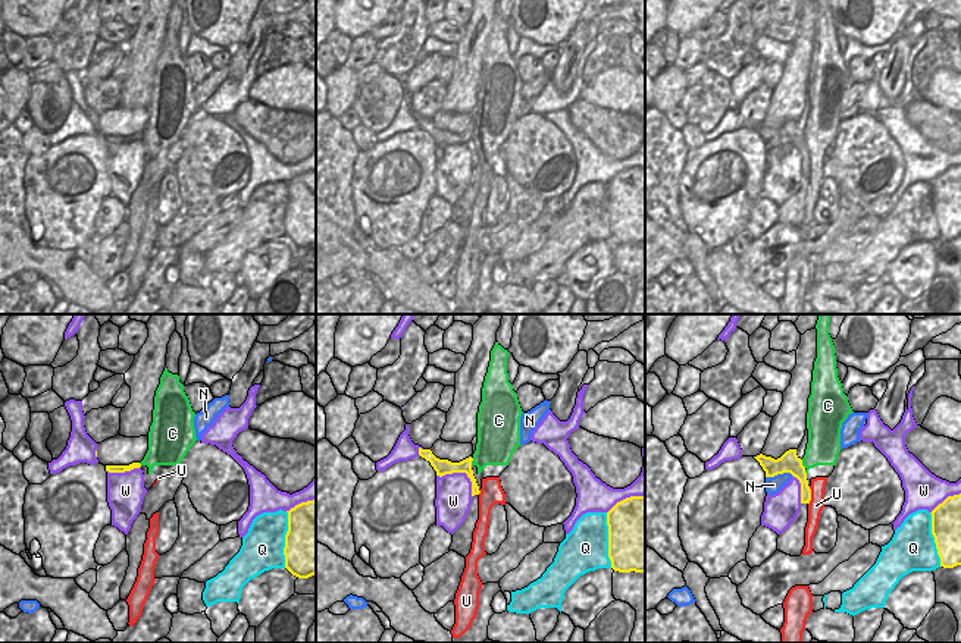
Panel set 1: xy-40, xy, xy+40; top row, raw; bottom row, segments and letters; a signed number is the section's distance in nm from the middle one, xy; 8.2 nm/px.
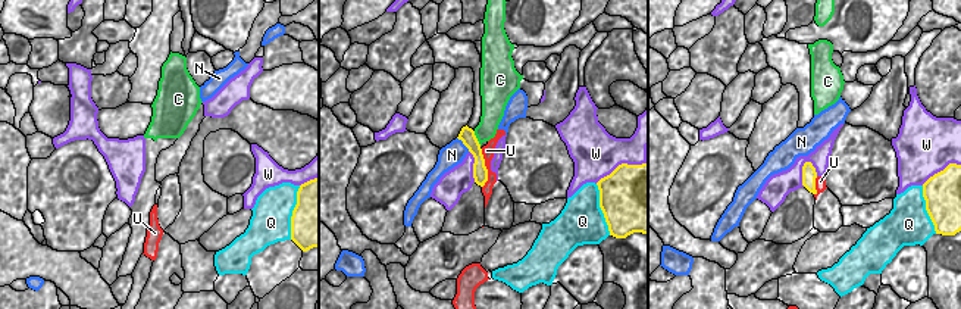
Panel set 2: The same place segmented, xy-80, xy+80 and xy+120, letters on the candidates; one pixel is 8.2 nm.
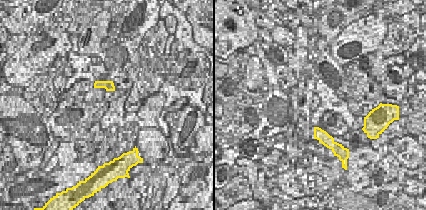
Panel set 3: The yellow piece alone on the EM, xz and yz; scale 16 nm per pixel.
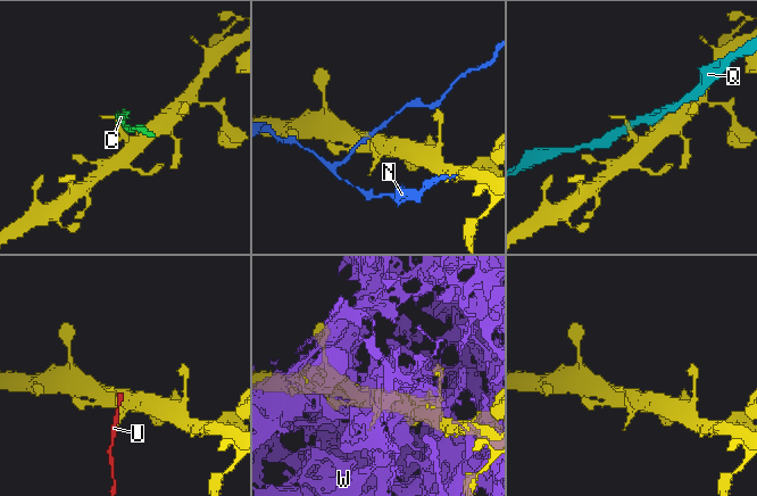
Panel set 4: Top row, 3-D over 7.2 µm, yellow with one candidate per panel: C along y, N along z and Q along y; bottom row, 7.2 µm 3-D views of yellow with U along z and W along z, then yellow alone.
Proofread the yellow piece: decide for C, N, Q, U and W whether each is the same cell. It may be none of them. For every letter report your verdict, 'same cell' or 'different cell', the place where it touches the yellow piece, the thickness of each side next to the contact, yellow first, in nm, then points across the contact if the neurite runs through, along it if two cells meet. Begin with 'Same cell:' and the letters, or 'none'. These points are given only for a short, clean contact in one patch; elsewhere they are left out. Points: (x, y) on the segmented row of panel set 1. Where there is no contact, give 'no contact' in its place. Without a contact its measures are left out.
Same cell: none
C: different cell | xy+40 (801, 464) | 170/280 nm | along xy+40 (801, 460), (805, 467)
N: different cell | xy+40 (779, 473) | 170/140 nm | along xy+40 (792, 474), (782, 473), (766, 477)
Q: different cell | xy-40 (285, 539) | 500/340 nm
U: different cell | xy+40 (810, 495) | 120/130 nm | along xy+40 (810, 486), (808, 504)
W: different cell | xy (463, 471) | 130/280 nm

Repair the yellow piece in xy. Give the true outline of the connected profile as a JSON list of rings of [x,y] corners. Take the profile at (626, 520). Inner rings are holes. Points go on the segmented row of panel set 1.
[[[645,495],[617,502],[607,512],[608,558],[619,573],[645,573]]]

